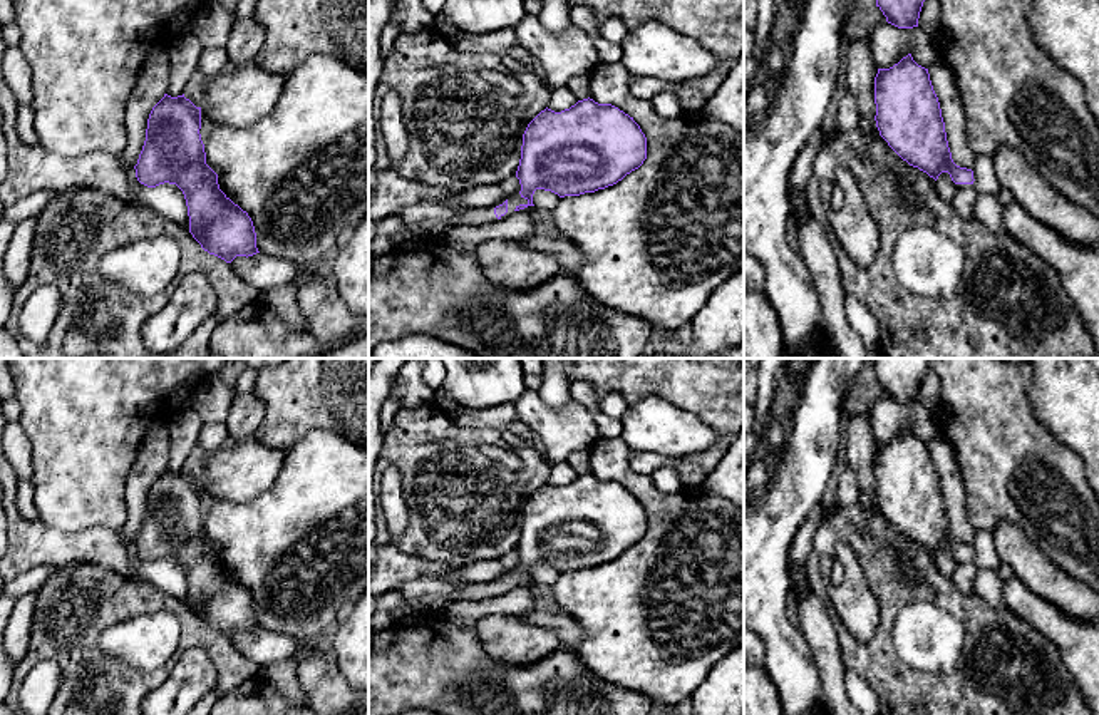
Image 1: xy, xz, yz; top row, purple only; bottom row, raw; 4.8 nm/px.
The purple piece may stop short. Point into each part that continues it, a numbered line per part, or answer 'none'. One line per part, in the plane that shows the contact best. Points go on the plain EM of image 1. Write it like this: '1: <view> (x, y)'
1: xz (516, 575)

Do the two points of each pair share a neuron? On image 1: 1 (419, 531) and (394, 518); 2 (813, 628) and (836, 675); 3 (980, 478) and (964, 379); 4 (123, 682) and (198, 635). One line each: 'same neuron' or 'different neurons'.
1: different neurons
2: same neuron
3: same neuron
4: same neuron

